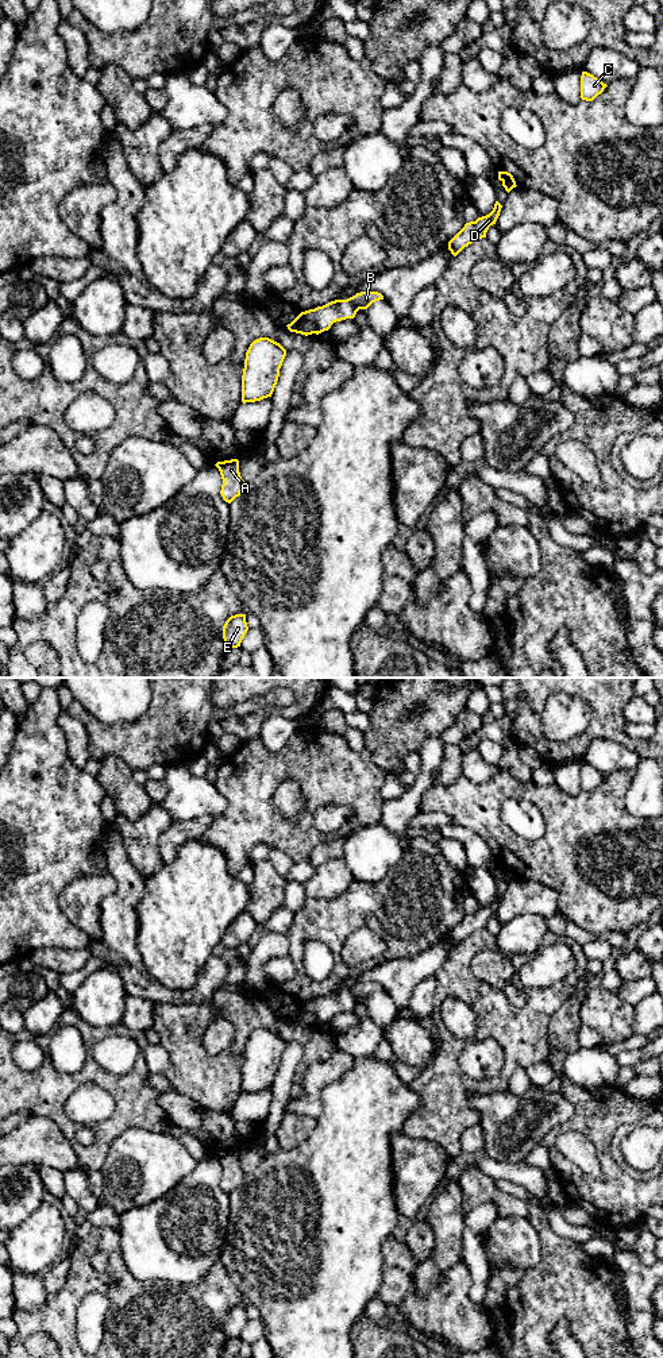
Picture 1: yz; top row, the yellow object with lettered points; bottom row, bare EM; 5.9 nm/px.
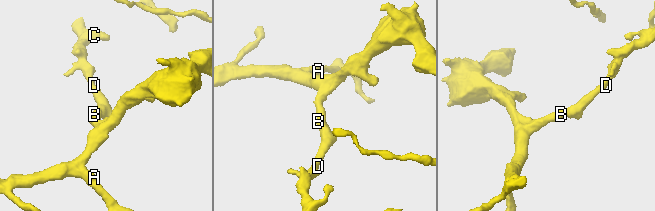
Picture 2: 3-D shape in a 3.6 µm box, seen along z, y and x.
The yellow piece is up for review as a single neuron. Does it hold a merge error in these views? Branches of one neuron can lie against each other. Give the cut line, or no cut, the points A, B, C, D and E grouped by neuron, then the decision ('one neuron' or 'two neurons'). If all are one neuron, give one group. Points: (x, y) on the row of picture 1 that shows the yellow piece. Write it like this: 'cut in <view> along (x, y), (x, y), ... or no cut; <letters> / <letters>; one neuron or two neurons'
no cut; A B C D E; one neuron

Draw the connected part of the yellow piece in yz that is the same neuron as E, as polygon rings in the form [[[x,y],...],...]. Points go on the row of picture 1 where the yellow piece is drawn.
[[[246,614],[231,616],[223,626],[223,639],[227,649],[240,647],[247,630]]]

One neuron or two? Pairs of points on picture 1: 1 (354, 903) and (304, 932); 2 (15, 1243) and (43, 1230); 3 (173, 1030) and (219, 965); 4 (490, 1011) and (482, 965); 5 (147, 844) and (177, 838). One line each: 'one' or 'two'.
1: one
2: one
3: two
4: two
5: two

